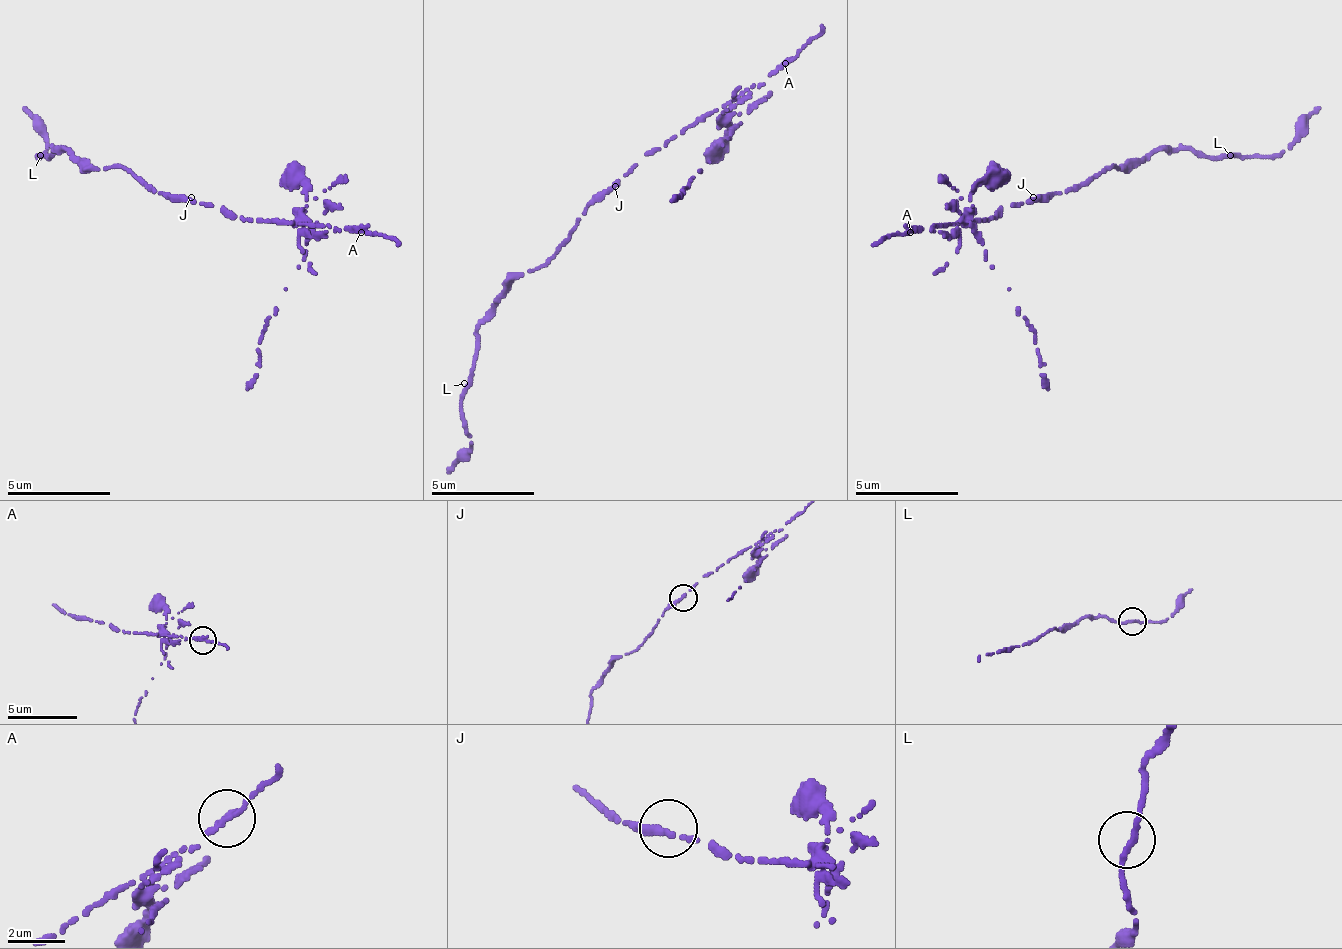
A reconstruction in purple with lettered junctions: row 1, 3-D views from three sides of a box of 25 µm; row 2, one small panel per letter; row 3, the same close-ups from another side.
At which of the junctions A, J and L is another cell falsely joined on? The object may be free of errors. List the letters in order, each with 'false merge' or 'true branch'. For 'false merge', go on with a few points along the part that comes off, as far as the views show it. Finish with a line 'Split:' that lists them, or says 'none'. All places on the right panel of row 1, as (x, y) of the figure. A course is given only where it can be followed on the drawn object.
A: false merge | (909, 233), (950, 233), (966, 223), (1028, 321), (1038, 373), (1049, 388)
J: true branch
L: true branch
Split: A

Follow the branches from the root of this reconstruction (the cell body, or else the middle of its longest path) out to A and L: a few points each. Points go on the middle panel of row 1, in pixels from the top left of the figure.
A: (604, 197), (651, 150), (661, 150), (677, 134), (708, 114), (718, 114), (750, 88), (760, 88), (786, 62)
L: (604, 197), (578, 217), (573, 233), (537, 269), (527, 269), (490, 311), (475, 331), (475, 373), (464, 383)

